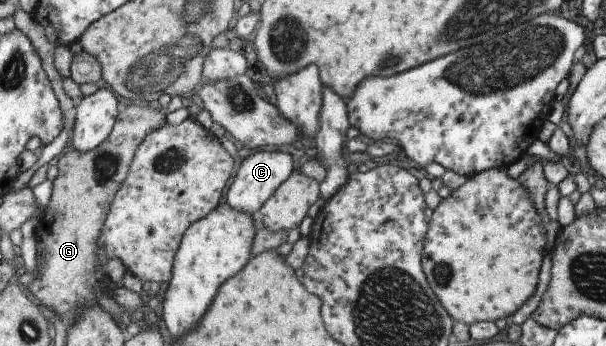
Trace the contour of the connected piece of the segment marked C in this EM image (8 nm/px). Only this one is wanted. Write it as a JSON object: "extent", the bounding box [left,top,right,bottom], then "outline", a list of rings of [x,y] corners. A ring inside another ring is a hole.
{"extent":[226,148,293,215],"outline":[[[261,148],[253,152],[243,153],[243,159],[233,182],[230,182],[229,192],[226,194],[226,201],[235,210],[245,211],[250,215],[257,212],[260,206],[271,196],[271,193],[291,174],[293,160],[289,154],[283,152],[267,152]]]}

